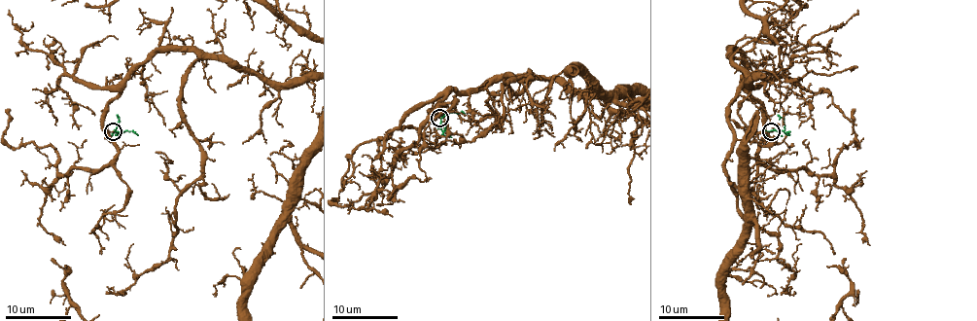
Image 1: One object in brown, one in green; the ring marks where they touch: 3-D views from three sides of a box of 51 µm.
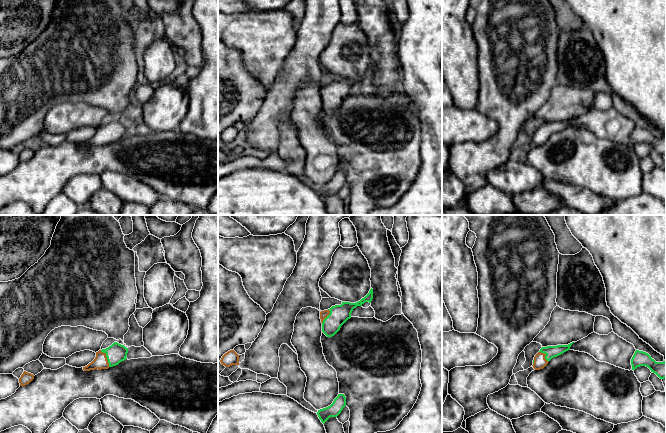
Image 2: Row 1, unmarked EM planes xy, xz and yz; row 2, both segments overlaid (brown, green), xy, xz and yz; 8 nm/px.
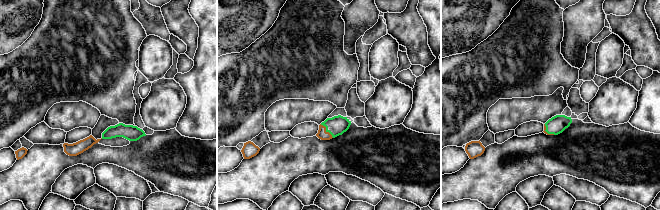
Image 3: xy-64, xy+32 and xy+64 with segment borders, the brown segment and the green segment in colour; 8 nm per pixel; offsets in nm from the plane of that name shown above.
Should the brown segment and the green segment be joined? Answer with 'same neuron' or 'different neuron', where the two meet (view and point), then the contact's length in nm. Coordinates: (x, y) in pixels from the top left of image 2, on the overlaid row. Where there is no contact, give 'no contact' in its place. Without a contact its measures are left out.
same neuron; contact xy (106, 358); length 150 nm

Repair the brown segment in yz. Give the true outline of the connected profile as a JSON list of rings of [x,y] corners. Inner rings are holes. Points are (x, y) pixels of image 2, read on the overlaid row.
[[[572,342],[568,345],[542,347],[534,357],[532,365],[533,368],[535,370],[543,369],[552,358],[557,357],[564,352],[570,350],[570,347],[573,343],[575,342]]]

